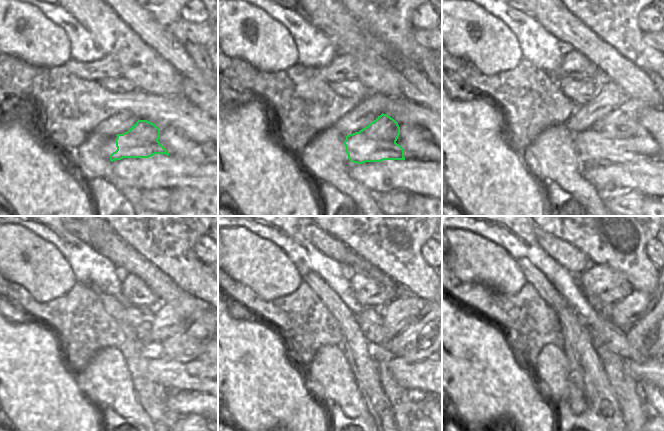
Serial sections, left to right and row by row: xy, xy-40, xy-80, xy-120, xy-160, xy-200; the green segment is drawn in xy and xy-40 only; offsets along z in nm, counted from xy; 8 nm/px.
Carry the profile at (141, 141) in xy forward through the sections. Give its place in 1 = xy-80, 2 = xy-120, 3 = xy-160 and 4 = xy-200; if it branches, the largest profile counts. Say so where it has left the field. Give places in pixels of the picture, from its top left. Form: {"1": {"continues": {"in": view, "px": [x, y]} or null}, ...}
{"1": {"continues": {"in": "xy-80", "px": [618, 138]}}, "2": {"continues": {"in": "xy-120", "px": [178, 363]}}, "3": {"continues": {"in": "xy-160", "px": [410, 363]}}, "4": {"continues": {"in": "xy-200", "px": [645, 336]}}}

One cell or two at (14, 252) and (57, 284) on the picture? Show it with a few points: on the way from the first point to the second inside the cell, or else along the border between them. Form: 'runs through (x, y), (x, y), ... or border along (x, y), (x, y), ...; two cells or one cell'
runs through (23, 263), (25, 265), (37, 265), (46, 274); one cell

